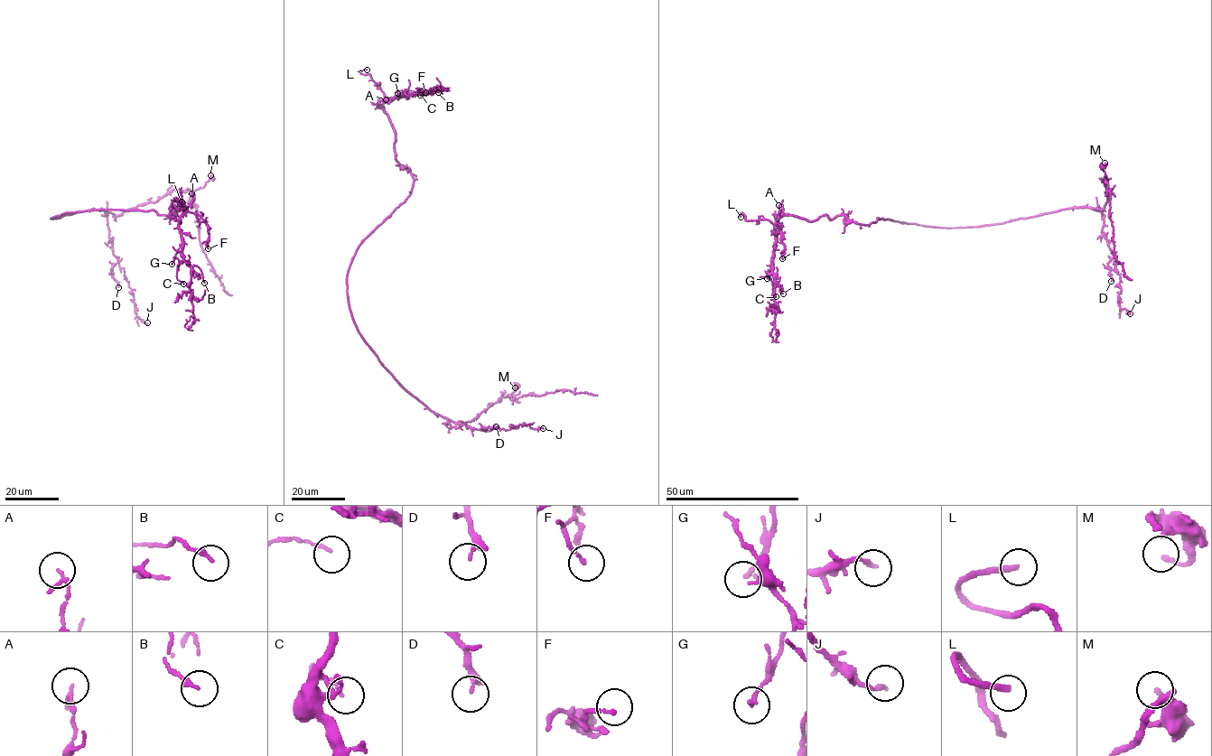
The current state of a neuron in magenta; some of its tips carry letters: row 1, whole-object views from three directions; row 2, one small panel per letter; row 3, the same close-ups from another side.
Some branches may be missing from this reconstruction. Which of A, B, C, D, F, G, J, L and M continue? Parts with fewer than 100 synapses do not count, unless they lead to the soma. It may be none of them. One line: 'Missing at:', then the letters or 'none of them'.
Missing at: L

